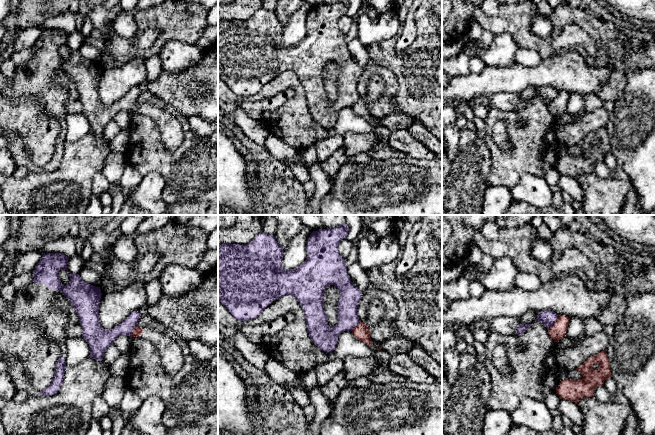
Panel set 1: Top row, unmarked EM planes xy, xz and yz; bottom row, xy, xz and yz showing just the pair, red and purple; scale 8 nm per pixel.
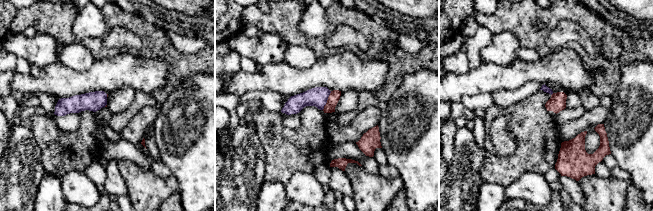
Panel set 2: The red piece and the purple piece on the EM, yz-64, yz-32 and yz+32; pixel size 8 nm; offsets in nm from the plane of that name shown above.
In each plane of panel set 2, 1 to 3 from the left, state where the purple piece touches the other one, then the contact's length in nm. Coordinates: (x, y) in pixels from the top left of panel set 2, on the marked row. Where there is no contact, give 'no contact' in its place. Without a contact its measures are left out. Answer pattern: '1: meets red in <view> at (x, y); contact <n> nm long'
1: meets red in yz-64 at (107, 95); contact 30 nm long
2: meets red in yz-32 at (327, 100); contact 170 nm long
3: meets red in yz+32 at (552, 94); contact 30 nm long

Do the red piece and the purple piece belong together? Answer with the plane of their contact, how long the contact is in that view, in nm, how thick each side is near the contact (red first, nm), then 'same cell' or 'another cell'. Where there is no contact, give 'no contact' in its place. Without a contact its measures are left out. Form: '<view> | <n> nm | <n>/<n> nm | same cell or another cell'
yz | 150 nm | 130/120 nm | another cell

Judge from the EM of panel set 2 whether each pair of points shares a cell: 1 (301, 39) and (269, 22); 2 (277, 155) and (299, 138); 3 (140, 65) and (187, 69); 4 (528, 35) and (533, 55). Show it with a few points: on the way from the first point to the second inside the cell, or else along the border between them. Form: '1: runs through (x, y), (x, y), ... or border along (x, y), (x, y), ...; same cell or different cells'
1: runs through (293, 34), (281, 22), (277, 22); same cell
2: runs through (282, 155), (294, 143); same cell
3: border along (146, 58), (161, 58), (167, 64), (168, 78); different cells
4: border along (521, 46), (533, 48), (540, 56); different cells

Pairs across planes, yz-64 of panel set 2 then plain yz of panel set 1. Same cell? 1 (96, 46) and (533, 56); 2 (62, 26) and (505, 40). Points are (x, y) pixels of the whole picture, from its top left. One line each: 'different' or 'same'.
1: different
2: different

